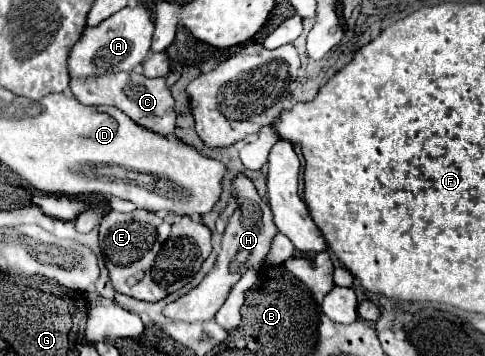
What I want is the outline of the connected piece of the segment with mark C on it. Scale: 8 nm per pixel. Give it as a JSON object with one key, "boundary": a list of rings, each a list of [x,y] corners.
{"boundary":[[[113,72],[103,74],[95,78],[75,78],[69,84],[75,98],[79,98],[83,104],[97,106],[97,104],[109,104],[125,112],[131,120],[135,120],[139,126],[153,130],[161,136],[171,136],[175,130],[175,110],[173,110],[173,96],[169,88],[165,86],[165,78],[145,78],[135,72]]]}

